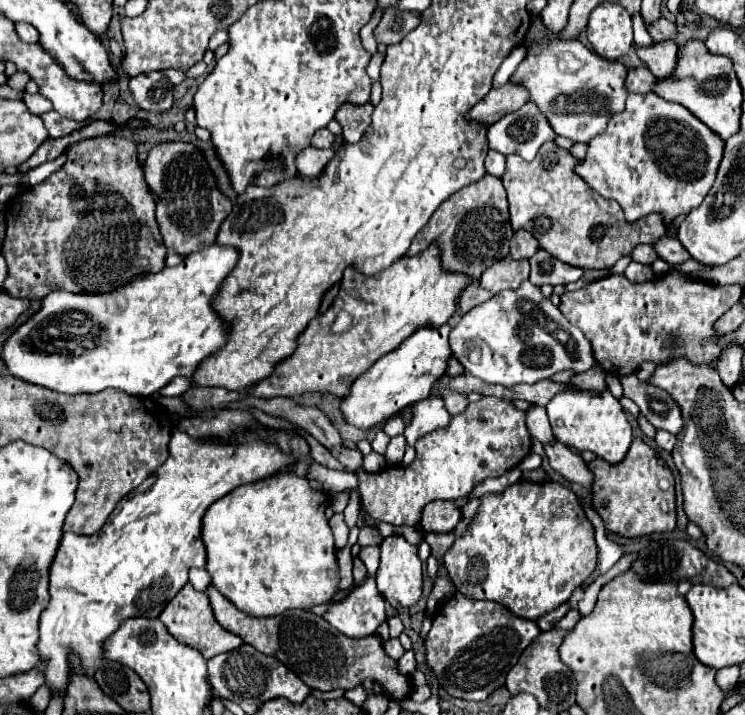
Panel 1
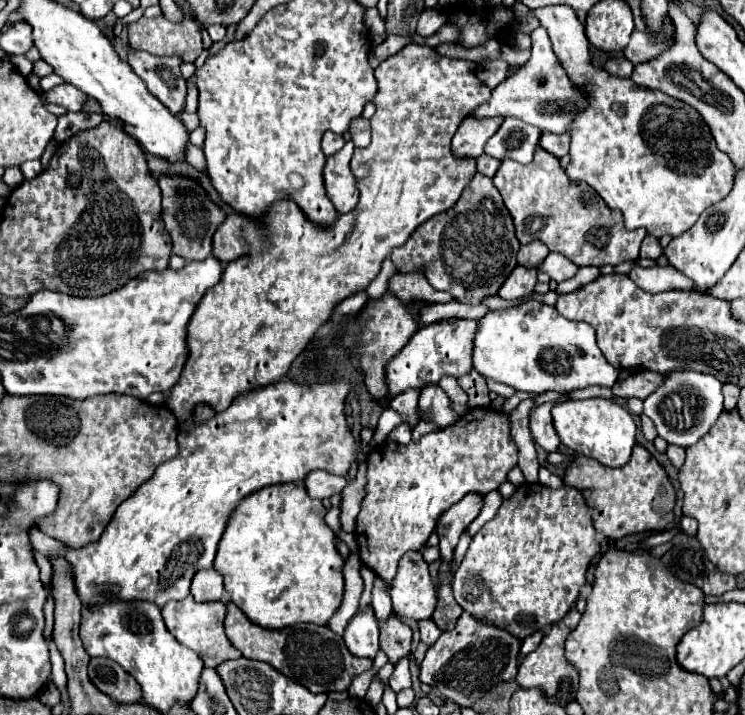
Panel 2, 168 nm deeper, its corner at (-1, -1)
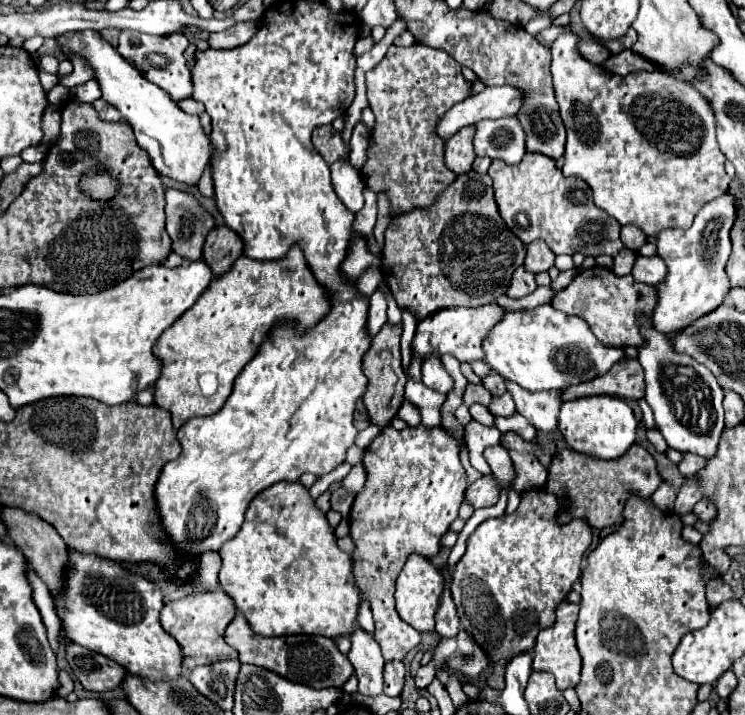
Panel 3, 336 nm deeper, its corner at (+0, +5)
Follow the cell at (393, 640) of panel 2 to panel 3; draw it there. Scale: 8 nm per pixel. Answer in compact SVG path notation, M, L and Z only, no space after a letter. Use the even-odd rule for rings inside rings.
M385 426L379 436L369 444L363 456L363 466L367 472L365 486L355 496L351 514L349 514L349 536L355 542L353 550L353 574L363 598L369 602L373 620L375 620L375 640L381 646L385 660L403 660L409 650L421 644L421 636L415 628L409 628L395 610L395 580L403 570L409 554L421 554L433 558L441 548L441 536L449 530L451 522L459 514L459 506L467 488L465 470L459 462L459 442L439 426L417 426L395 430Z

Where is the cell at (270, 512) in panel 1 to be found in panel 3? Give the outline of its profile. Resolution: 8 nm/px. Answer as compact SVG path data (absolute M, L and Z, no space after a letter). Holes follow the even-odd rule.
M277 482L257 494L247 508L245 524L237 536L225 542L219 550L223 566L219 572L219 584L233 600L237 610L247 618L251 630L259 636L325 636L335 640L337 636L349 636L355 630L359 612L359 588L353 576L353 560L337 546L333 528L325 514L315 508L309 490L301 482Z

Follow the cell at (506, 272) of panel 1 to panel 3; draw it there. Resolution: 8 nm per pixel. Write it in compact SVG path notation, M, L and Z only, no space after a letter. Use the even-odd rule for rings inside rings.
M521 266L521 268L517 268L517 272L513 274L513 280L511 280L511 284L509 284L507 296L509 296L509 298L523 298L523 296L531 294L535 288L537 288L537 284L535 284L535 274L527 272L527 270Z

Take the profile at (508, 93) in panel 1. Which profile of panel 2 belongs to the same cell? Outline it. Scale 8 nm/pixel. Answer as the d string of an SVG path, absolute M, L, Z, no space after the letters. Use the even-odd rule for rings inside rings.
M466 116L456 130L452 138L452 150L458 156L472 156L478 158L484 152L486 140L496 134L496 130L502 124L502 116L494 118L476 118L476 116Z

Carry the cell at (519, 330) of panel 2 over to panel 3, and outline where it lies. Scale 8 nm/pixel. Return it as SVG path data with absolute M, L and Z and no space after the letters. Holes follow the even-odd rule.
M551 304L533 310L507 312L483 342L485 362L503 378L525 390L563 390L571 384L593 380L605 374L613 362L625 356L623 348L601 344L585 320L557 312Z

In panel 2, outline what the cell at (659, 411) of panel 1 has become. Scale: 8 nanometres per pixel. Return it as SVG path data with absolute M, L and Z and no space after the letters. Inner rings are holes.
M694 370L670 372L666 378L668 380L644 400L644 414L654 422L660 438L686 448L698 442L698 438L710 430L718 412L722 412L722 384L714 376L704 376Z

